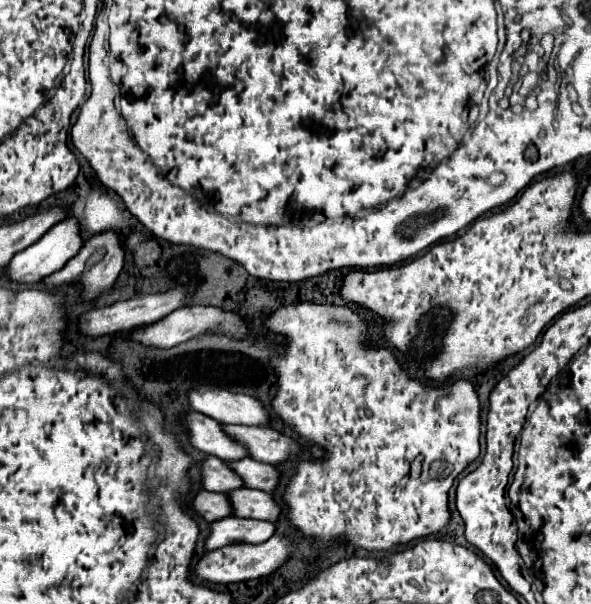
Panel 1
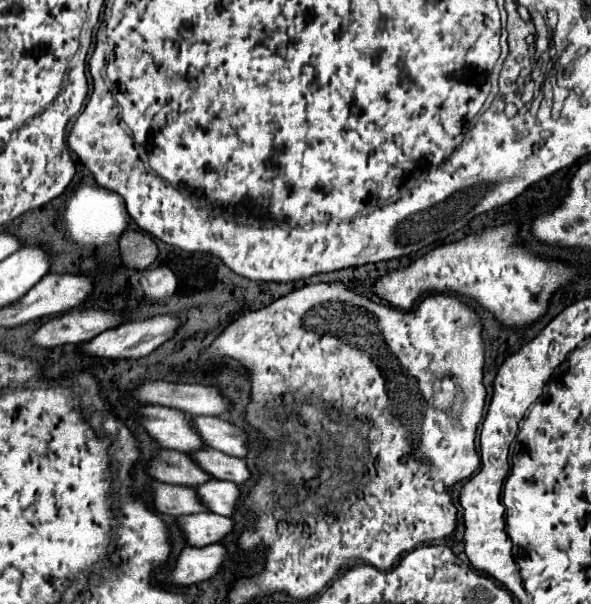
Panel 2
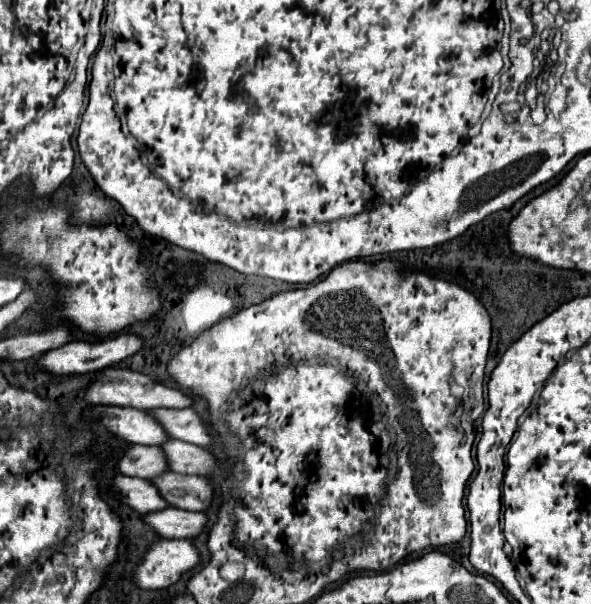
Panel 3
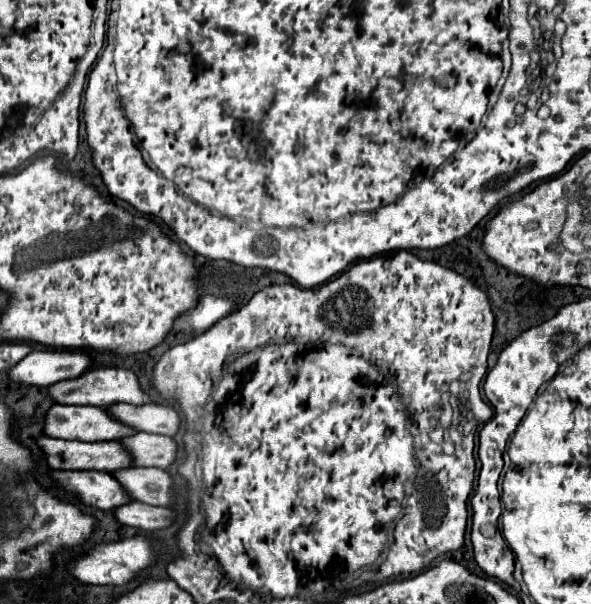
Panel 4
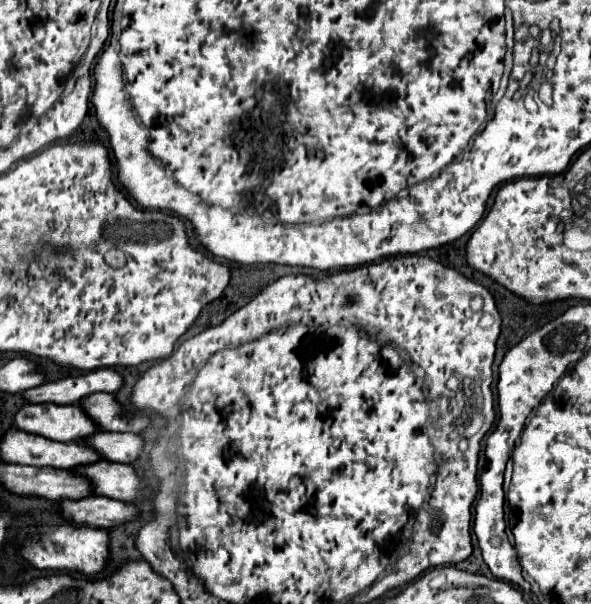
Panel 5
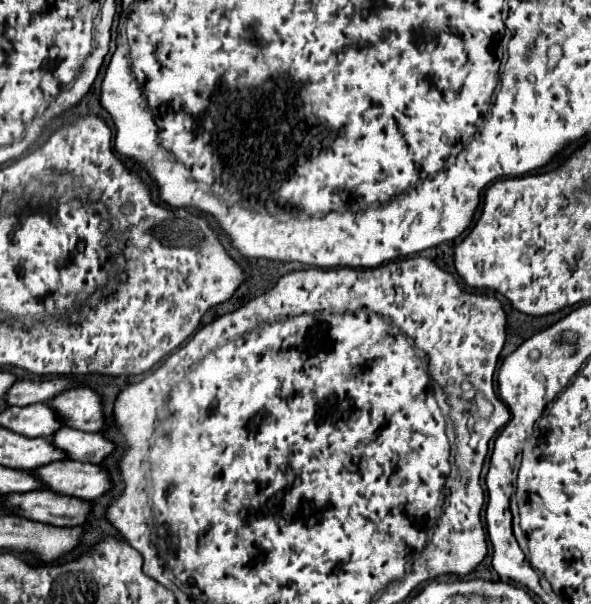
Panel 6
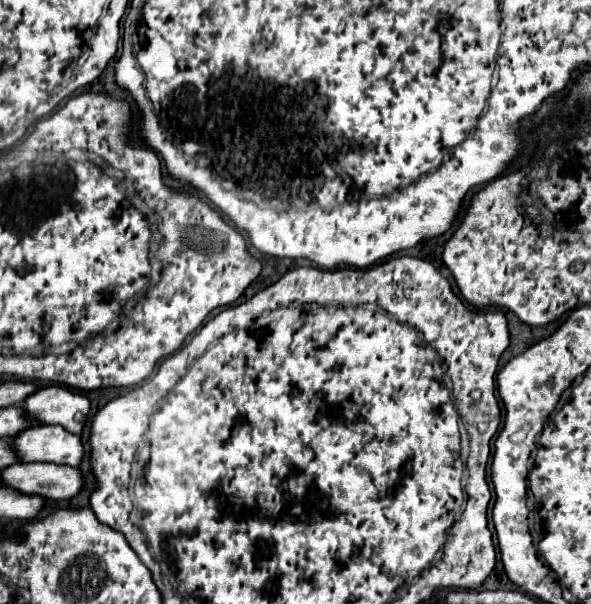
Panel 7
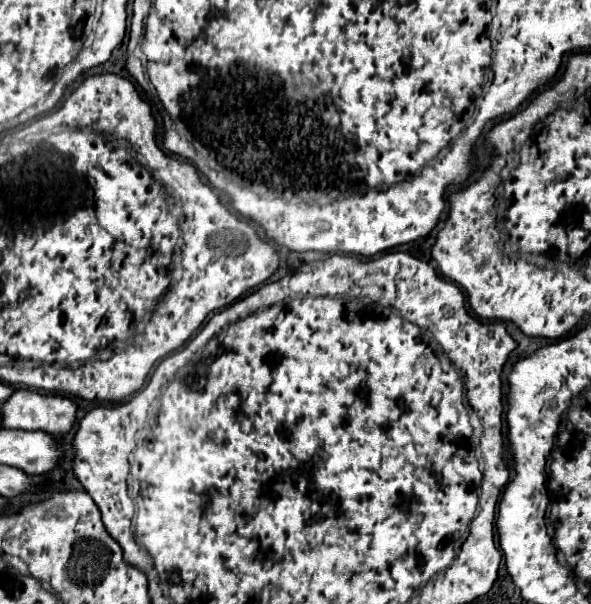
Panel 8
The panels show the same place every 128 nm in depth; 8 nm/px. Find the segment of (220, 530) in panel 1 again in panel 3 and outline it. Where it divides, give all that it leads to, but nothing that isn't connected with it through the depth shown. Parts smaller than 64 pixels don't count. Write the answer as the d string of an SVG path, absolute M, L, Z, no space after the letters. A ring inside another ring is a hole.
M166 508L144 518L162 538L196 538L206 528L208 516L204 512L188 512L180 508Z

